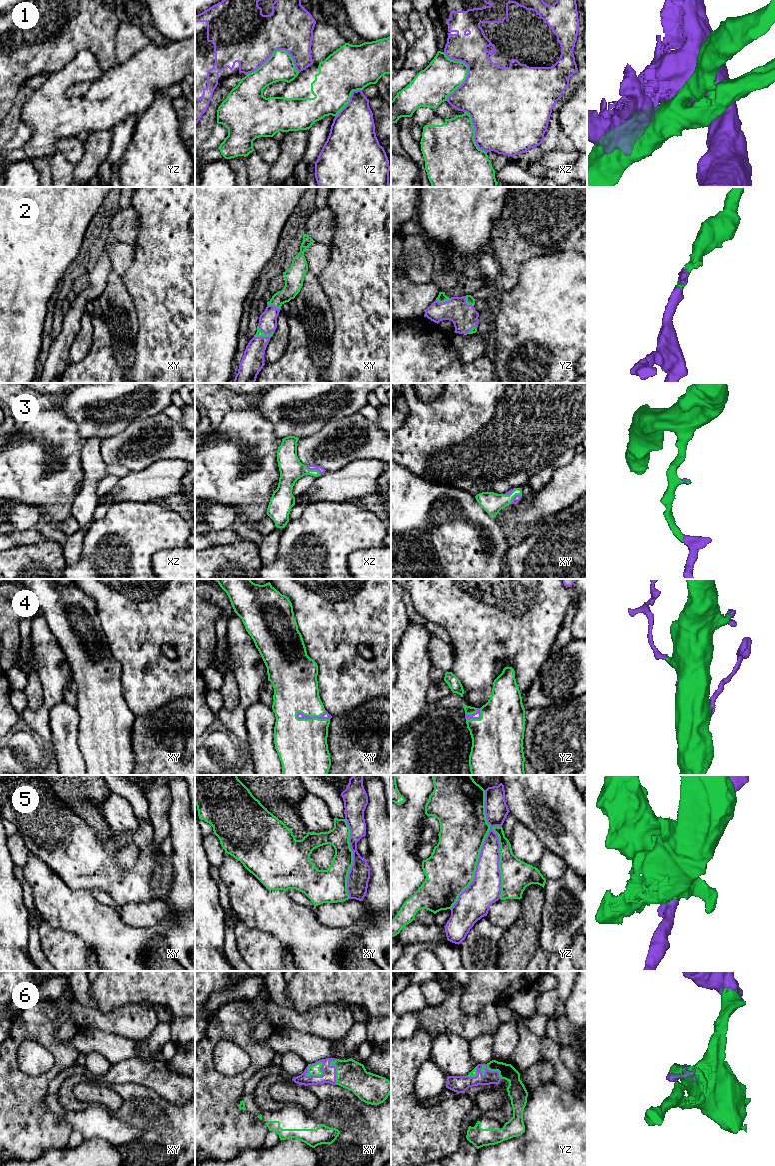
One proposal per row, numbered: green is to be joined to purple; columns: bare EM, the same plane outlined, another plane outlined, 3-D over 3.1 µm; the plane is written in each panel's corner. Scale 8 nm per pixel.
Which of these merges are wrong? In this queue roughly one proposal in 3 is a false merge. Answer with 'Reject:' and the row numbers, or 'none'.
Reject: 1, 5

